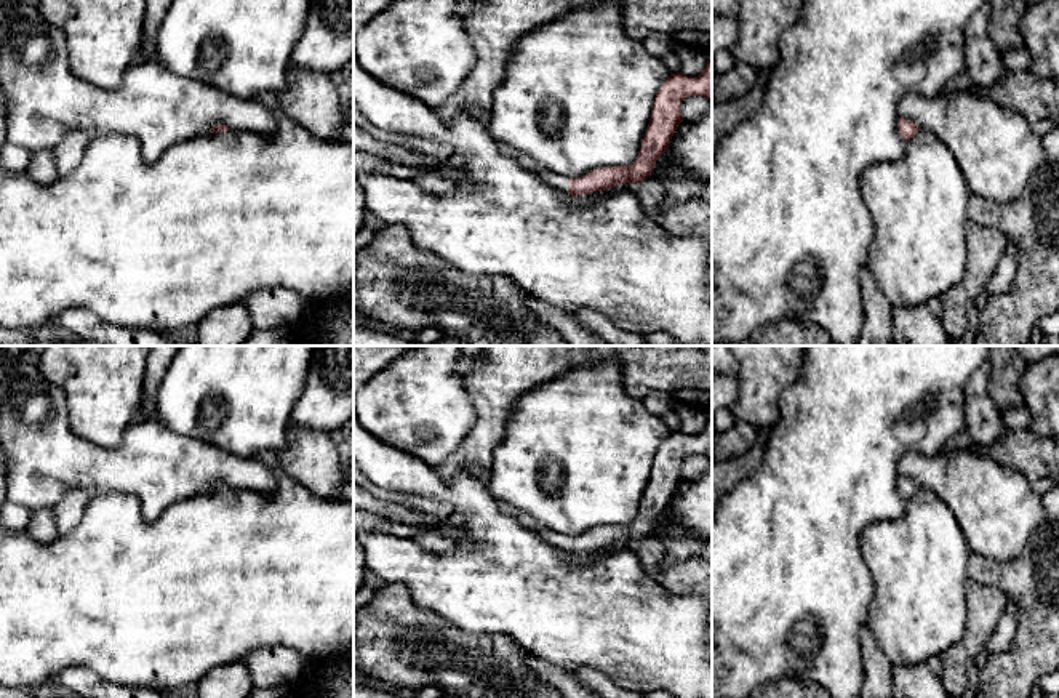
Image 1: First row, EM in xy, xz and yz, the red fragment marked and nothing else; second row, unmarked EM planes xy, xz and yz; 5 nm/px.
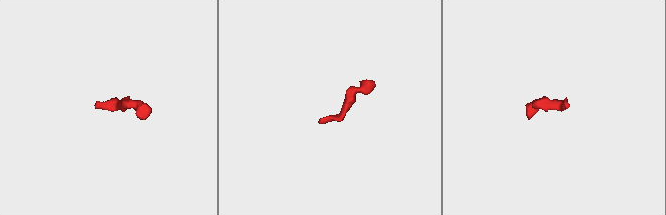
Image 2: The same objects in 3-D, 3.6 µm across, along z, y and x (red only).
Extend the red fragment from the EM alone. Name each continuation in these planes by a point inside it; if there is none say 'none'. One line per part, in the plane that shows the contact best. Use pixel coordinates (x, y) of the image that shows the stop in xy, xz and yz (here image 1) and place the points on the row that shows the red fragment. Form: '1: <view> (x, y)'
1: xz (552, 178)

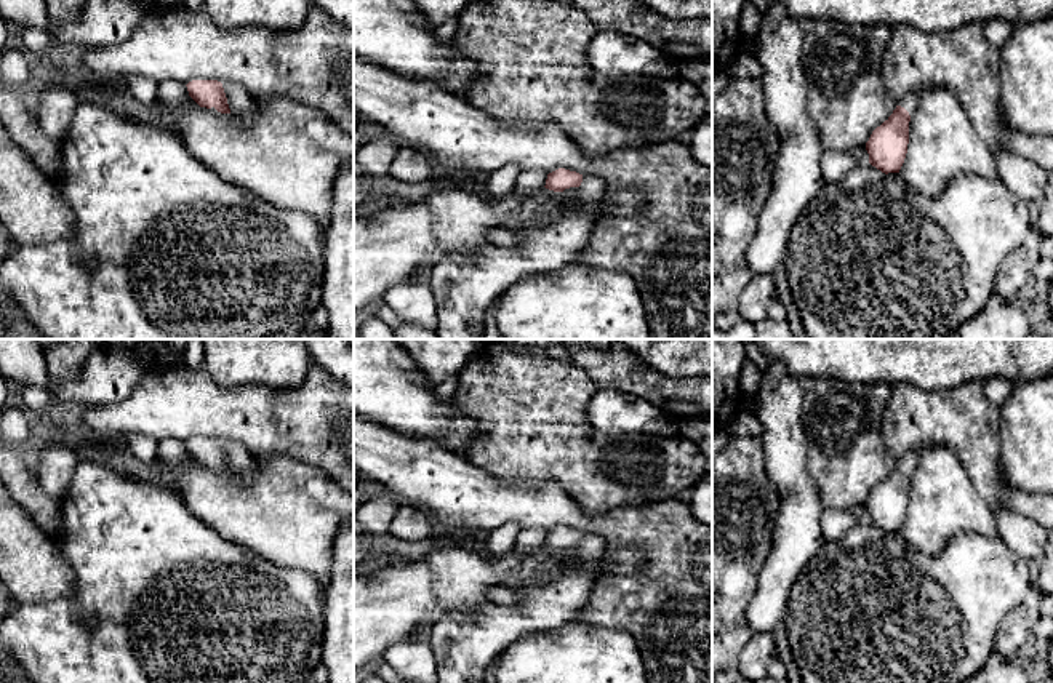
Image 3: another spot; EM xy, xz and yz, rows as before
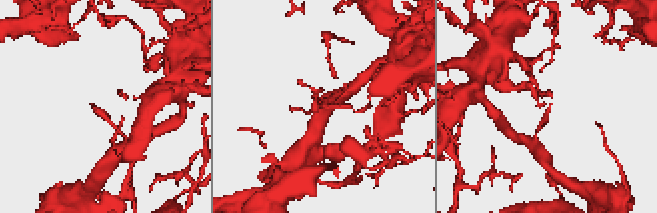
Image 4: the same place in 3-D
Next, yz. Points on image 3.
1: yz (911, 99)

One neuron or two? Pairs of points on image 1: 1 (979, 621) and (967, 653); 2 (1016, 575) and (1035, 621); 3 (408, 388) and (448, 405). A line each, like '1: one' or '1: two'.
1: one
2: one
3: one

